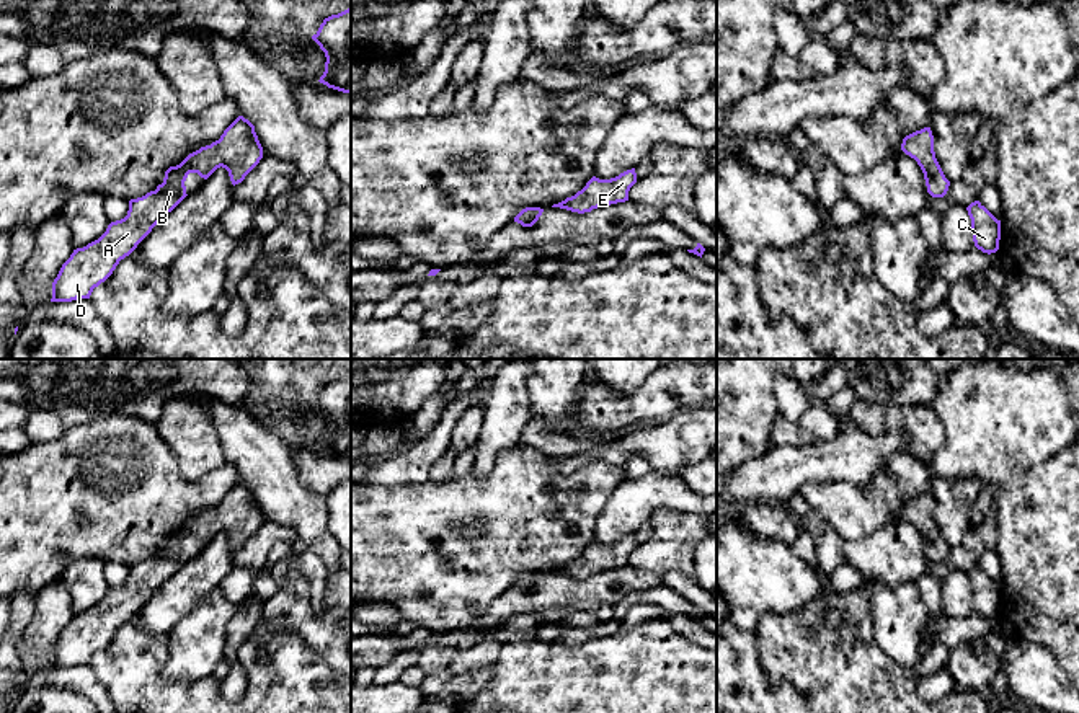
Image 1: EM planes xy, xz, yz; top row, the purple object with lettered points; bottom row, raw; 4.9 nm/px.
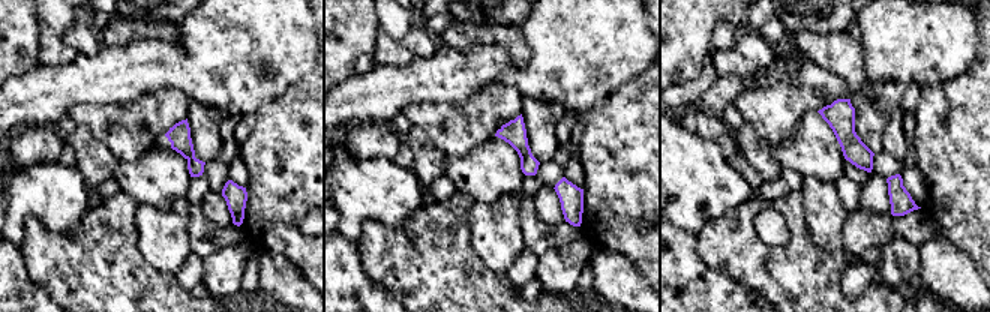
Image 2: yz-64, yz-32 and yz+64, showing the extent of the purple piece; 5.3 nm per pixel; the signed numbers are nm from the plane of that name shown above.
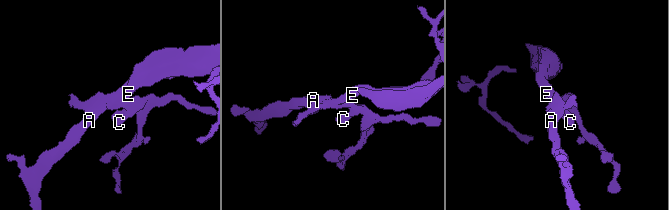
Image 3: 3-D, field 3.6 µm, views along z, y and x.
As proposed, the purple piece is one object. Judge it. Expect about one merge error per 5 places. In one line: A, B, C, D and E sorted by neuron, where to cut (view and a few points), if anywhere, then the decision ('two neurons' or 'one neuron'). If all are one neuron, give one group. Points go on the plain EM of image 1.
A B C D E | no cut | one neuron

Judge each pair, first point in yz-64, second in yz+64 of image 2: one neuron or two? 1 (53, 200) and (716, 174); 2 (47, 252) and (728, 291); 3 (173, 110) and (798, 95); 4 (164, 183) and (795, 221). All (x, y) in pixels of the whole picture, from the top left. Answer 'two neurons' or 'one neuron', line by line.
1: one neuron
2: two neurons
3: one neuron
4: two neurons

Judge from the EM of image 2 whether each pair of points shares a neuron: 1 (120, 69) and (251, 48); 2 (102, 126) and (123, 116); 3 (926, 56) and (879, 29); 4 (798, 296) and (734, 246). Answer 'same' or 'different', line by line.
1: same
2: same
3: same
4: same

